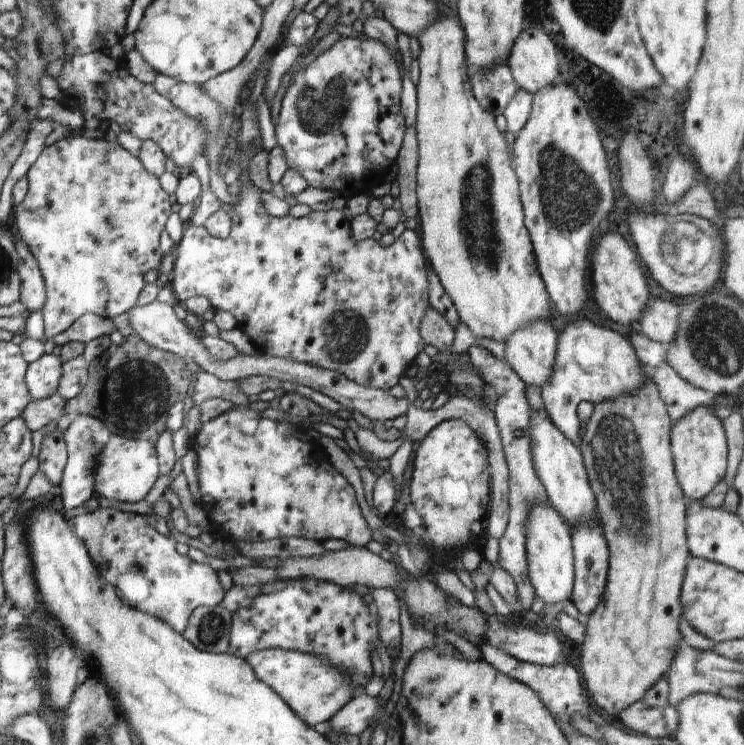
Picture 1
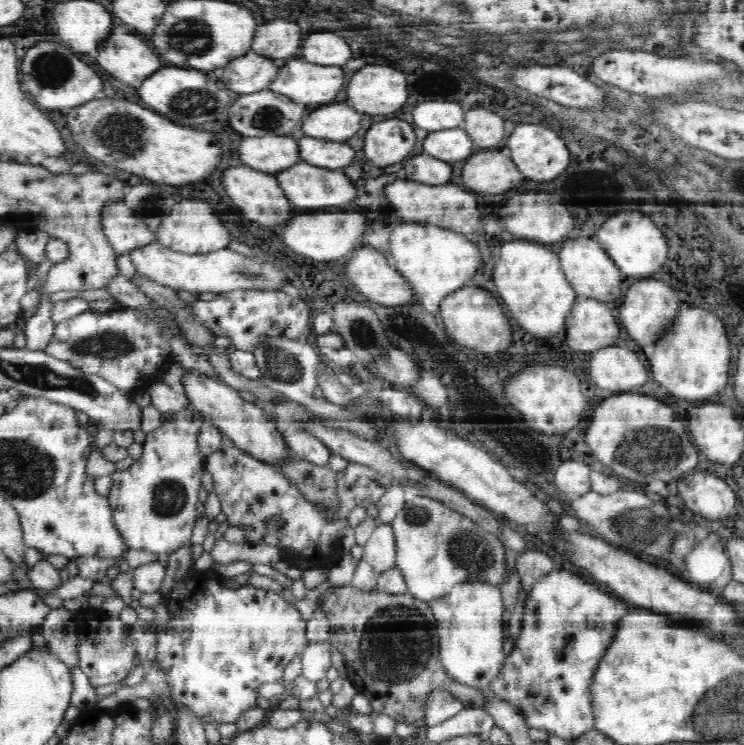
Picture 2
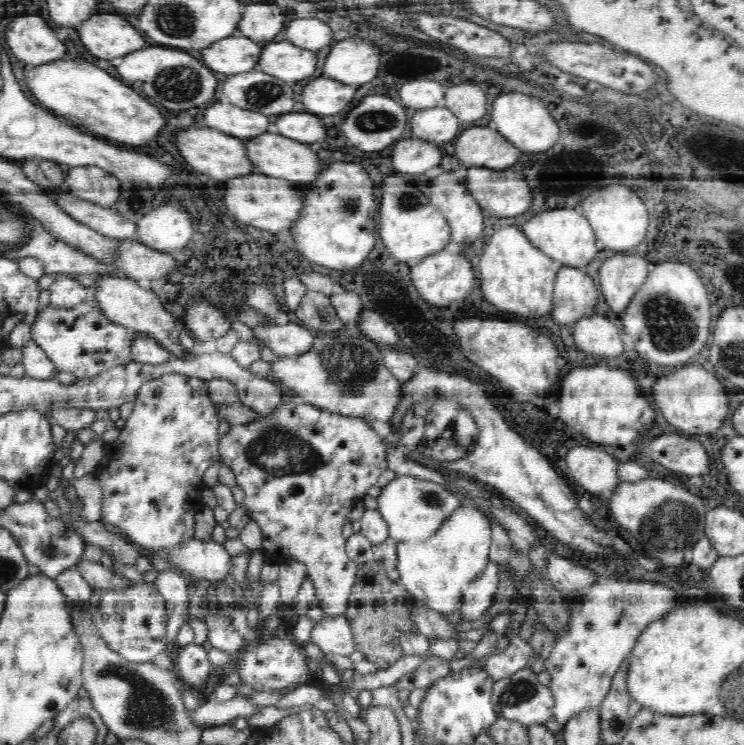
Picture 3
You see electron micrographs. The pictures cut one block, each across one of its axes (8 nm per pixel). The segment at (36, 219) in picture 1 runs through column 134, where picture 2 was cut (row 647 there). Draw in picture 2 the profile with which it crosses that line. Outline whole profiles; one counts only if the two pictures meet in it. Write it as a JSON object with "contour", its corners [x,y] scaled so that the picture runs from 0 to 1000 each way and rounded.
{"contour":[[[341,783],[328,785],[328,789],[320,789],[320,792],[309,792],[306,789],[306,811],[301,813],[215,813],[184,816],[184,824],[188,830],[191,839],[199,842],[207,848],[211,848],[210,858],[210,881],[207,889],[212,890],[212,895],[226,906],[226,914],[228,914],[228,922],[231,922],[231,940],[239,944],[239,946],[247,946],[247,949],[255,949],[255,954],[266,961],[266,965],[277,970],[286,970],[289,976],[296,972],[308,972],[320,969],[321,964],[333,950],[347,948],[344,945],[344,934],[347,934],[347,922],[352,917],[358,915],[374,915],[380,907],[384,893],[395,883],[403,881],[409,868],[415,863],[411,858],[411,834],[403,828],[403,823],[397,811],[387,809],[371,793],[363,795],[363,791],[353,789],[349,792],[349,787],[341,788]]]}

